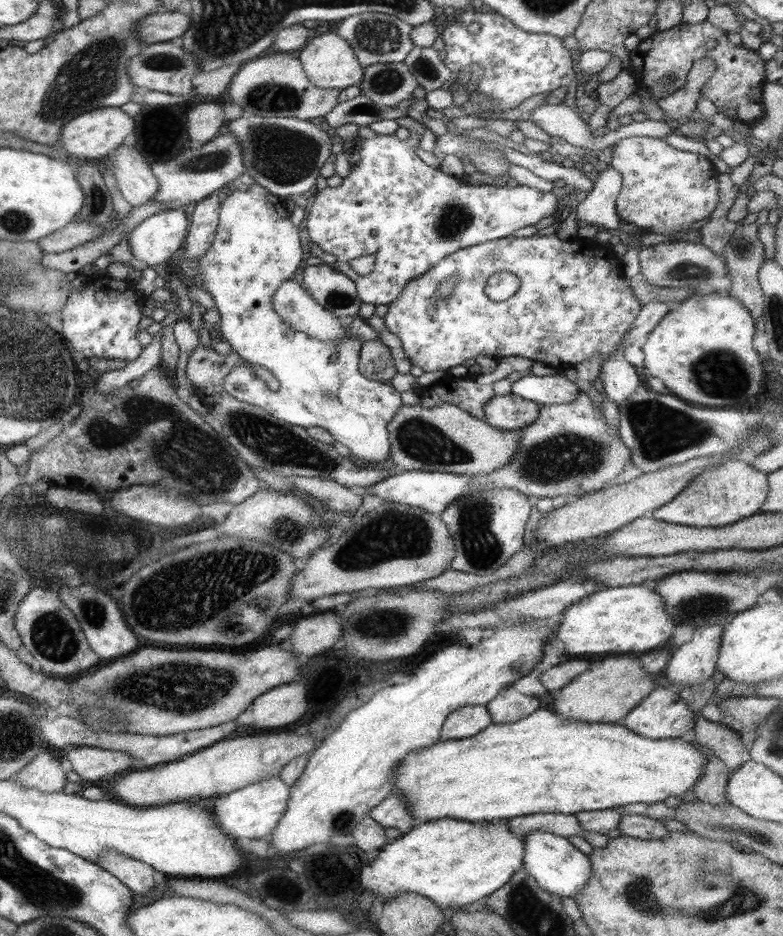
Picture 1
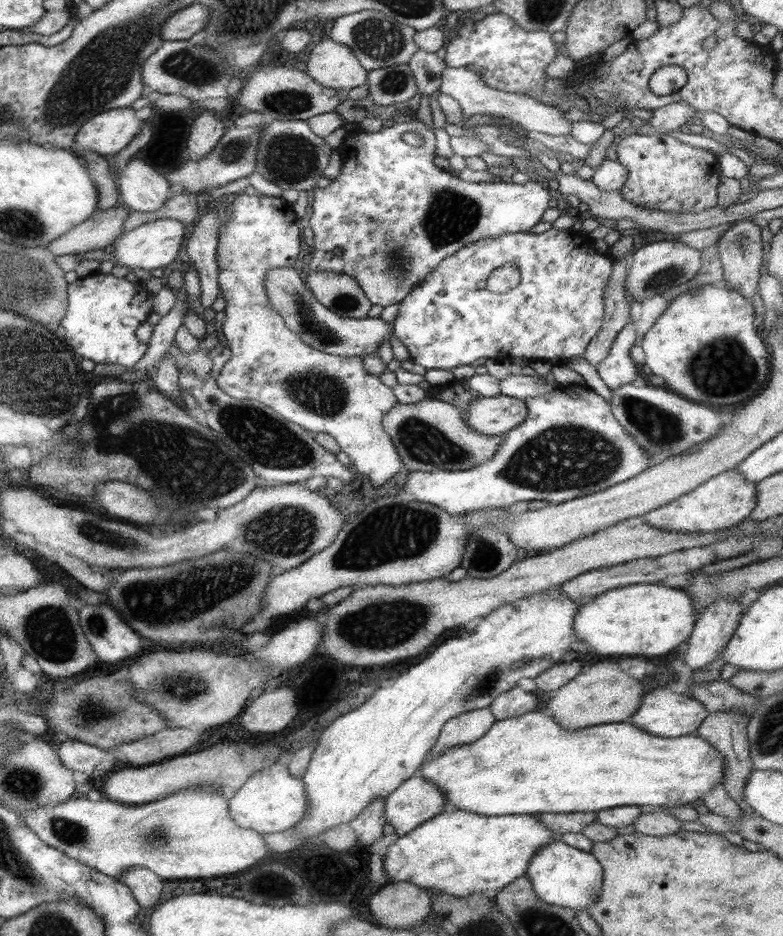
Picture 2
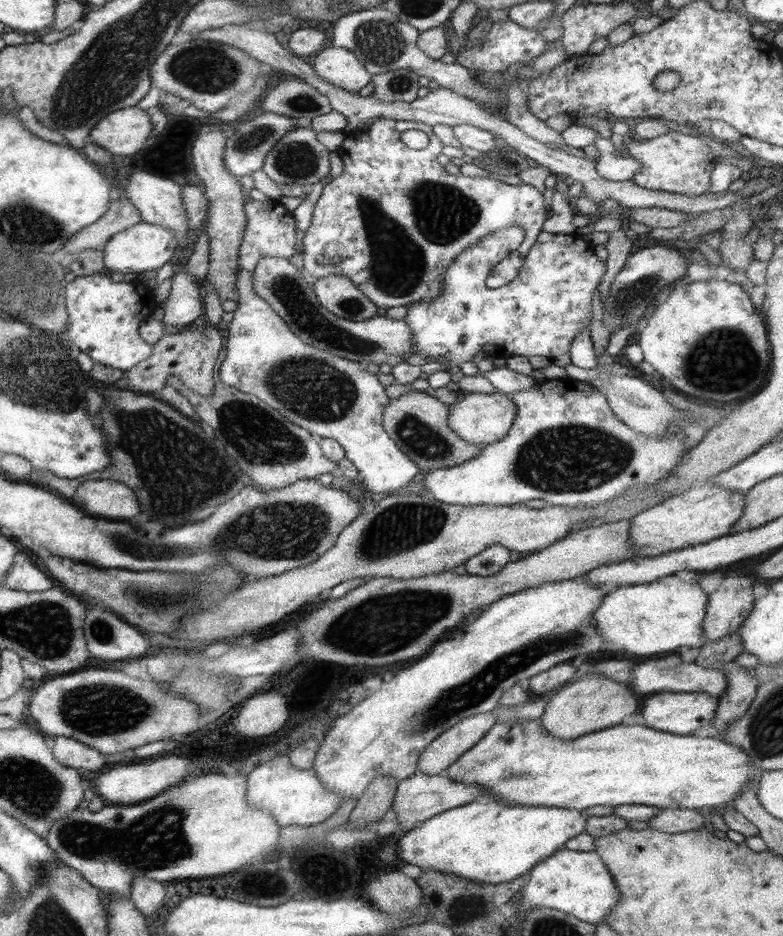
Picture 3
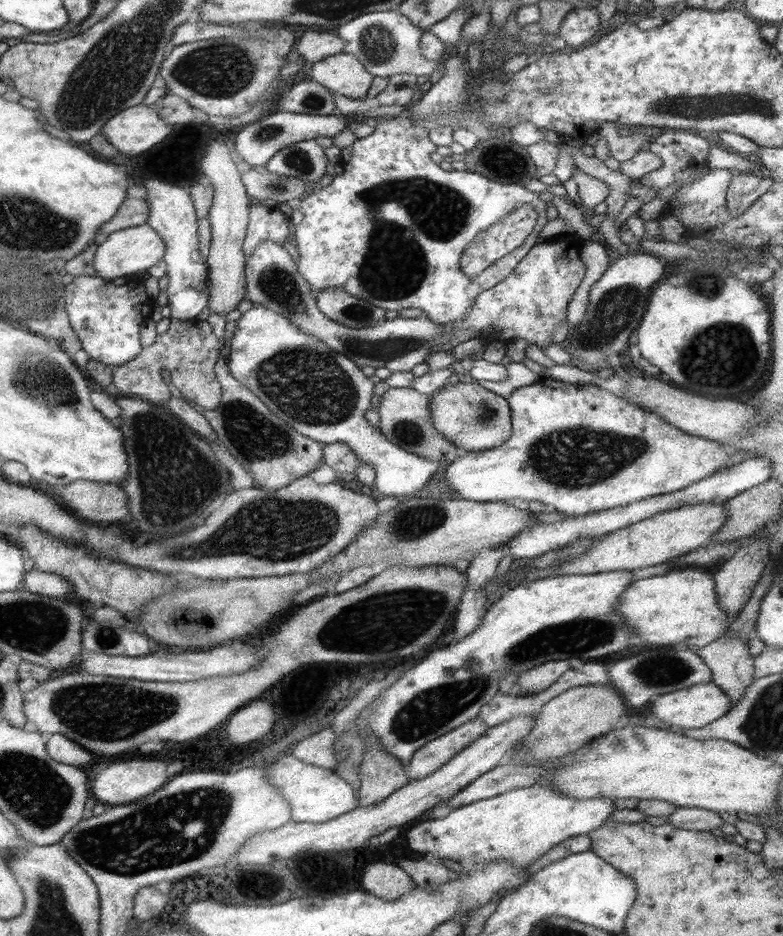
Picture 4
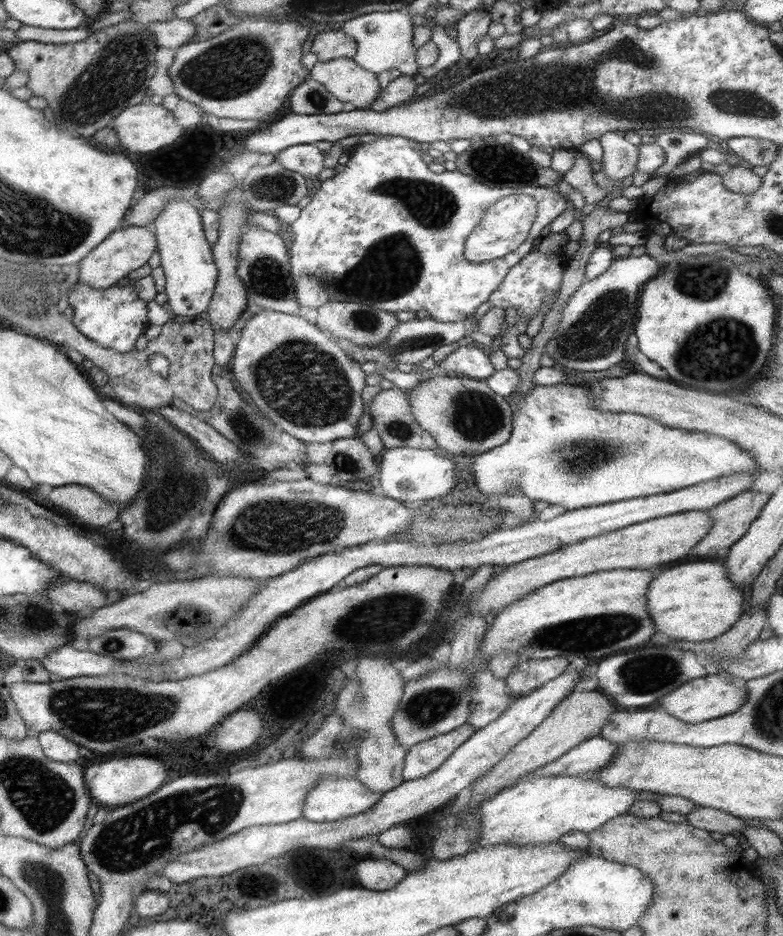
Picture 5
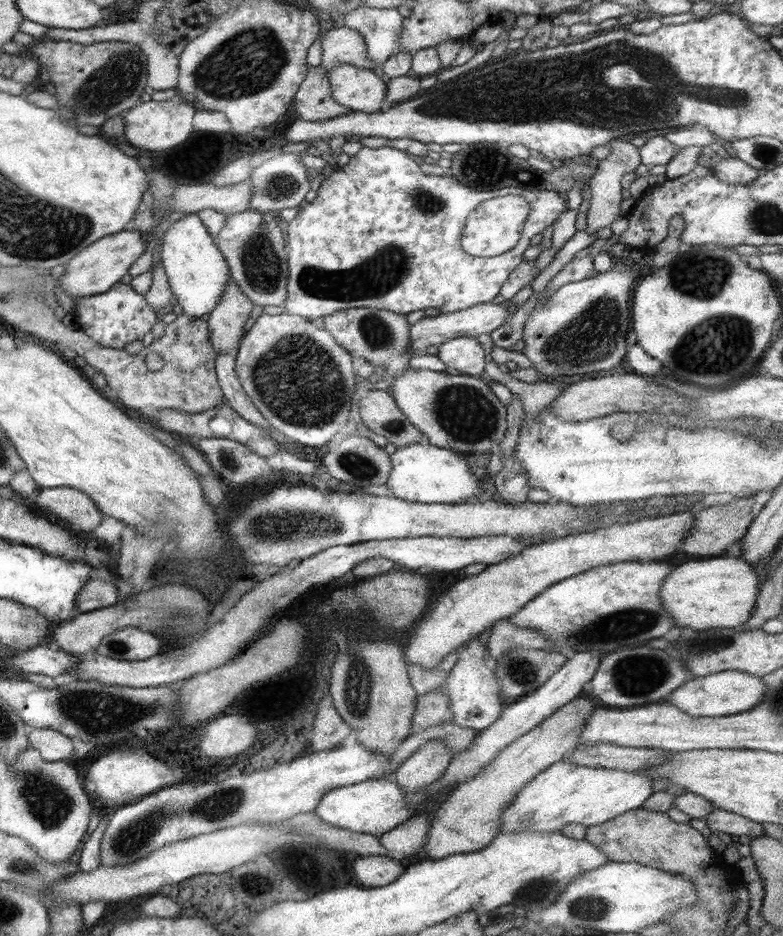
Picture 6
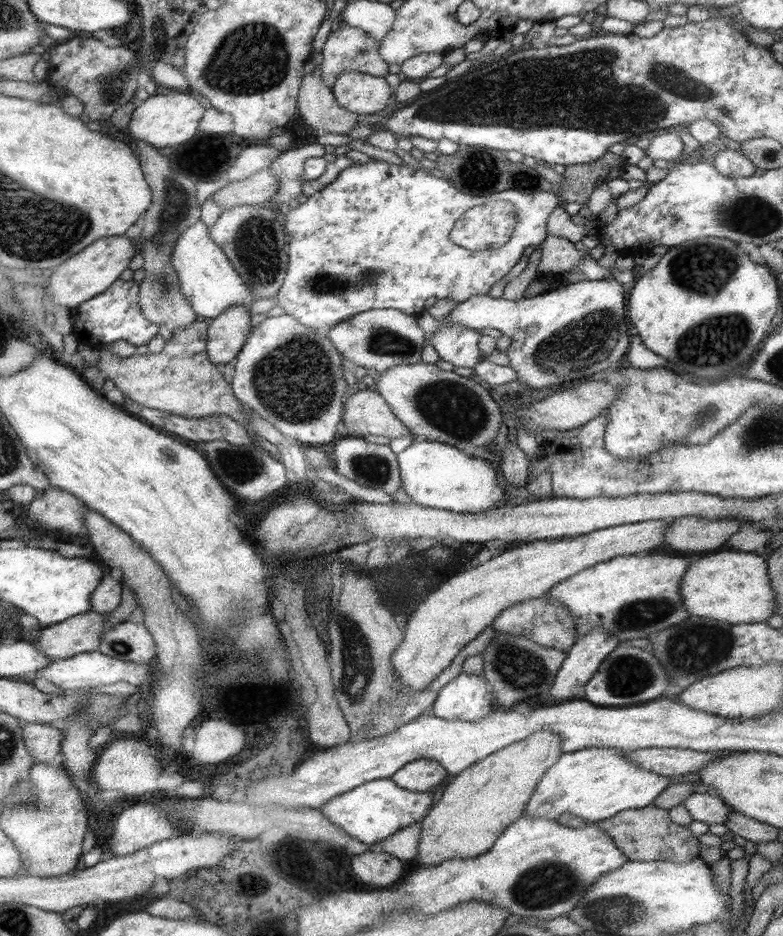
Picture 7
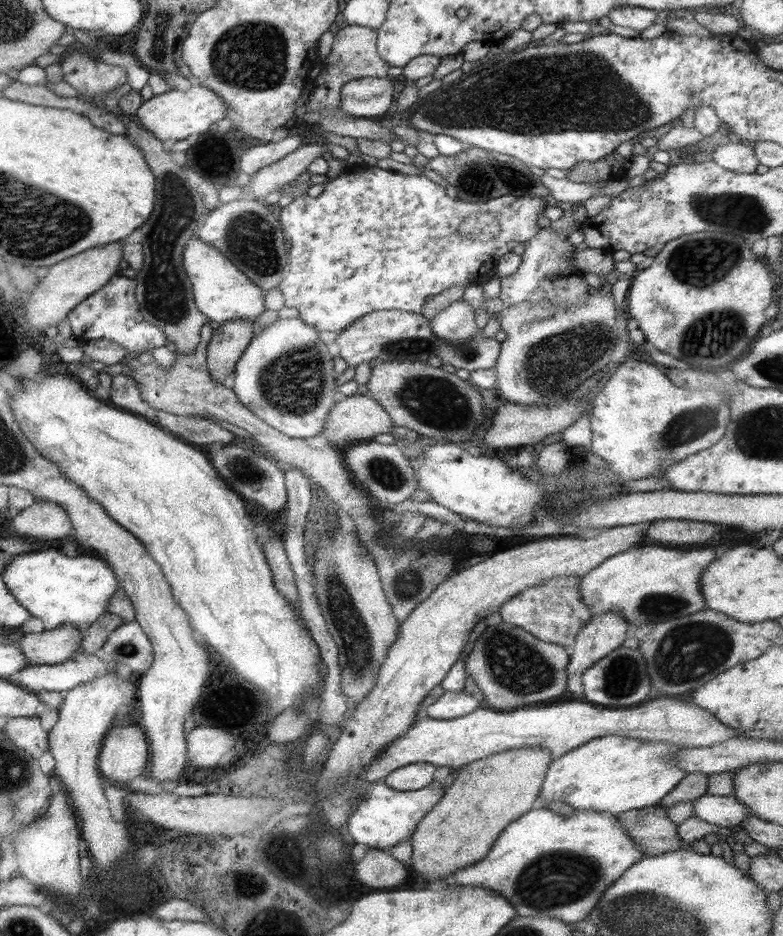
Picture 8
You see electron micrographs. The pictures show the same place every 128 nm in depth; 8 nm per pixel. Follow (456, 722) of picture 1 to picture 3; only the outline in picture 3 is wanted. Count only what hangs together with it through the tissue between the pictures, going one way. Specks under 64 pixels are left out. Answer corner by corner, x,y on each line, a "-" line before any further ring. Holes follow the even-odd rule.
480,712
479,714
468,716
461,719
451,728
445,729
445,732
436,736
426,747
417,759
417,771
426,775
443,775
444,770
451,764
462,752
468,751
494,724
496,716
491,712

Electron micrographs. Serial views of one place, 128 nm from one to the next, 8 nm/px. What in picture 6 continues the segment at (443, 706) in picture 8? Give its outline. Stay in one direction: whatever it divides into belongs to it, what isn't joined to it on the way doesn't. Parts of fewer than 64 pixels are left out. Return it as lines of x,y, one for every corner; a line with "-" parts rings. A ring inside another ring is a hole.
473,635
469,640
463,642
455,651
458,655
455,664
445,677
442,691
449,700
453,724
461,728
472,728
480,731
497,720
502,711
504,704
501,688
499,688
500,682
494,677
494,670
490,661
483,660
485,650
477,639
477,635

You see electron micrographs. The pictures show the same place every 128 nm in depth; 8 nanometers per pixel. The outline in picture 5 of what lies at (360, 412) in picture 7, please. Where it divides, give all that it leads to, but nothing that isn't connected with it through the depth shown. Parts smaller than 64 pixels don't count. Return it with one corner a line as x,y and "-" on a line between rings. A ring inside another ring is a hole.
394,386
390,389
381,389
371,399
368,408
368,414
371,415
370,420
372,421
371,428
377,431
383,448
407,447
438,451
435,439
428,432
425,432
414,419
411,412
410,400
404,390

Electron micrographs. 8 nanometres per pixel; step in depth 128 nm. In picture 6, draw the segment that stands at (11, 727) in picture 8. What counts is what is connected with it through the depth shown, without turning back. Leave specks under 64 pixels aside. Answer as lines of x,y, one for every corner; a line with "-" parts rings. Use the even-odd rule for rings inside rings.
35,728
29,732
29,747
33,747
45,762
69,761
78,745
68,736
49,728

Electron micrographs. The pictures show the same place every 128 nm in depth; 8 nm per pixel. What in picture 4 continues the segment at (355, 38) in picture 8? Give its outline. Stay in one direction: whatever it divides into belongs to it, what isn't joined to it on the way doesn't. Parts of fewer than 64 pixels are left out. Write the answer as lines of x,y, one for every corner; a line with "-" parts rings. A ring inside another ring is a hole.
325,30
305,31
294,42
294,50
300,54
301,59
310,65
325,56
341,53
344,42
337,35
329,34

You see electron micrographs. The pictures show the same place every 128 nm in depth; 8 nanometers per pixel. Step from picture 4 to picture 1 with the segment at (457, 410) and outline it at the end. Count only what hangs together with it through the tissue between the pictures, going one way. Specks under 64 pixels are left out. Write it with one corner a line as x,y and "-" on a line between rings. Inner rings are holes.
514,394
494,395
484,406
485,422
504,431
519,431
538,417
538,404

